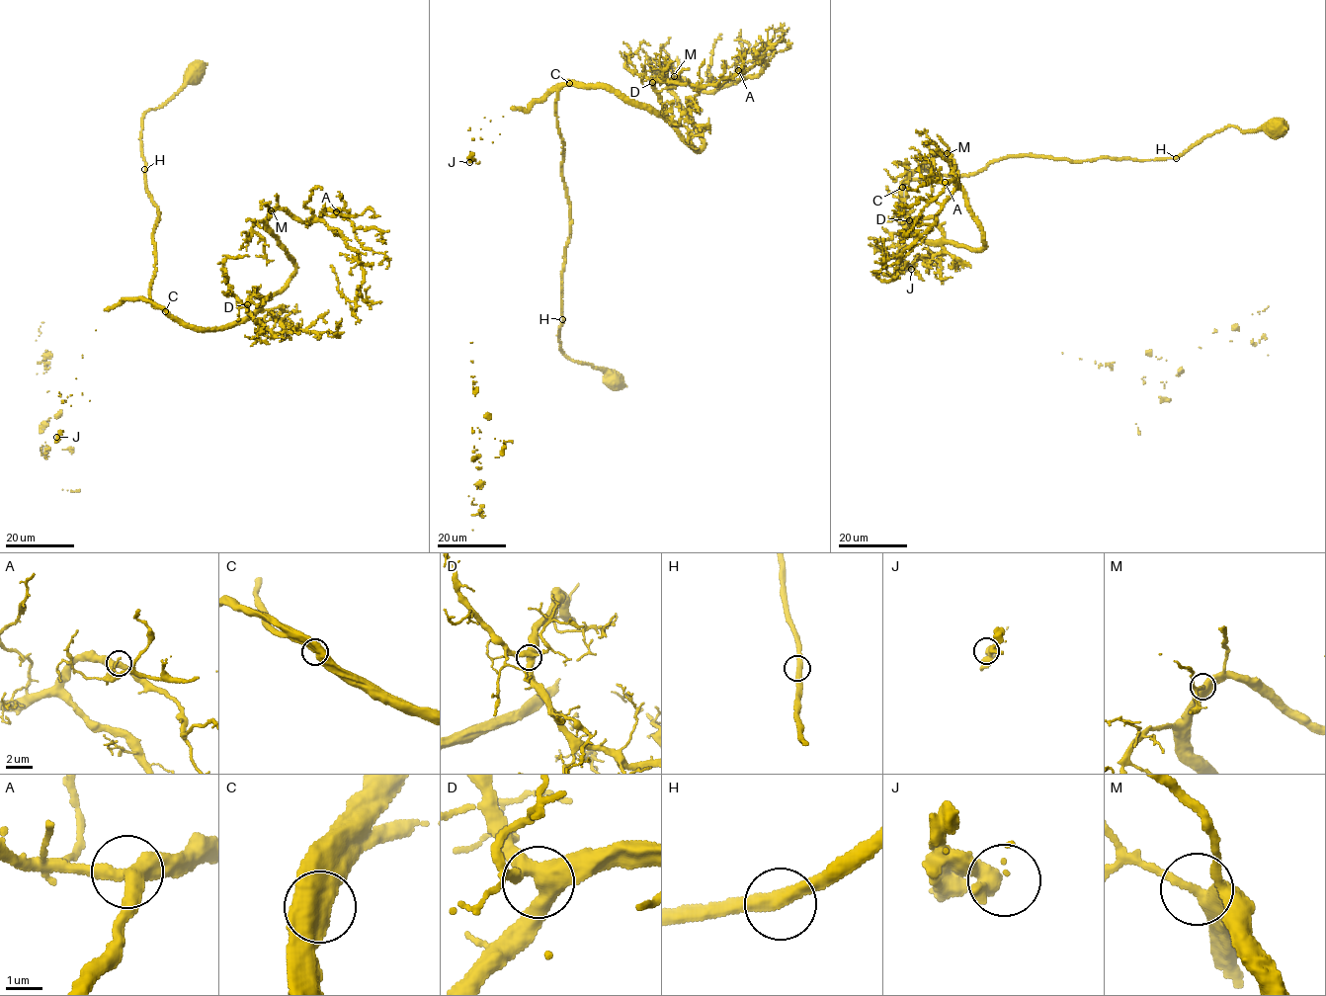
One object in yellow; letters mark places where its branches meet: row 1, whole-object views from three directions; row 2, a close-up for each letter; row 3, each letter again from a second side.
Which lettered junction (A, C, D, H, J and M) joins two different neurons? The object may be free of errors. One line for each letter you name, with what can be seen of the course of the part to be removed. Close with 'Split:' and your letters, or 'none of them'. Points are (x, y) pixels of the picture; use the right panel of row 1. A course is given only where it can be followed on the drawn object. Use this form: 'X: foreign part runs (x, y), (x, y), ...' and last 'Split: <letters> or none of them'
Split: none of them

